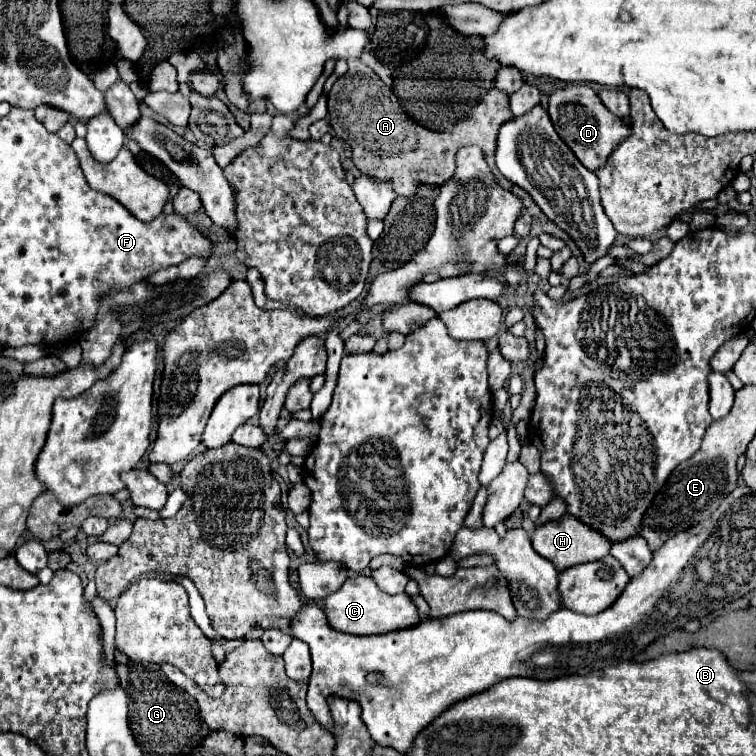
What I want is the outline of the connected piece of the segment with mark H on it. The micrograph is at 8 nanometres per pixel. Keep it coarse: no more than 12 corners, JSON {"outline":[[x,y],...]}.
{"outline":[[568,513],[536,525],[532,547],[558,571],[598,561],[610,539]]}

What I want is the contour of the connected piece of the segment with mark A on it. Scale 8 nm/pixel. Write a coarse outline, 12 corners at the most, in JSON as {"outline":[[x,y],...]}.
{"outline":[[342,75],[330,125],[398,195],[442,185],[466,145],[512,119],[492,87],[454,131],[412,121],[380,77]]}

